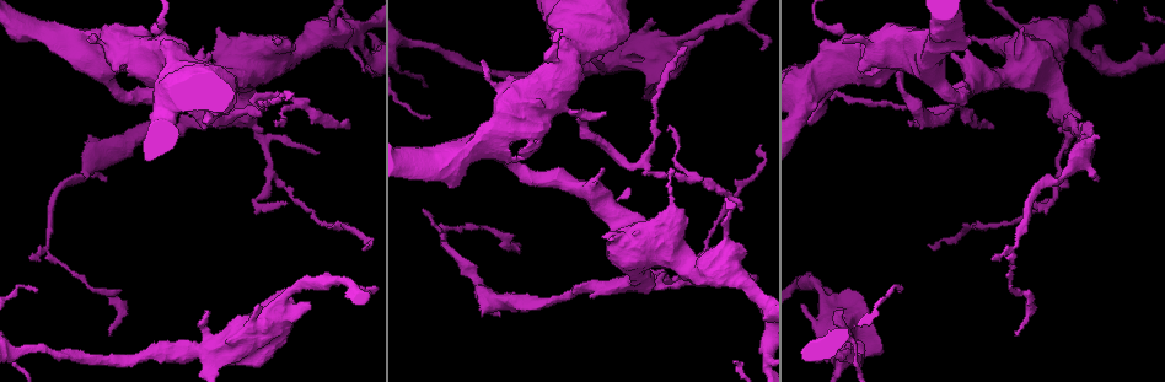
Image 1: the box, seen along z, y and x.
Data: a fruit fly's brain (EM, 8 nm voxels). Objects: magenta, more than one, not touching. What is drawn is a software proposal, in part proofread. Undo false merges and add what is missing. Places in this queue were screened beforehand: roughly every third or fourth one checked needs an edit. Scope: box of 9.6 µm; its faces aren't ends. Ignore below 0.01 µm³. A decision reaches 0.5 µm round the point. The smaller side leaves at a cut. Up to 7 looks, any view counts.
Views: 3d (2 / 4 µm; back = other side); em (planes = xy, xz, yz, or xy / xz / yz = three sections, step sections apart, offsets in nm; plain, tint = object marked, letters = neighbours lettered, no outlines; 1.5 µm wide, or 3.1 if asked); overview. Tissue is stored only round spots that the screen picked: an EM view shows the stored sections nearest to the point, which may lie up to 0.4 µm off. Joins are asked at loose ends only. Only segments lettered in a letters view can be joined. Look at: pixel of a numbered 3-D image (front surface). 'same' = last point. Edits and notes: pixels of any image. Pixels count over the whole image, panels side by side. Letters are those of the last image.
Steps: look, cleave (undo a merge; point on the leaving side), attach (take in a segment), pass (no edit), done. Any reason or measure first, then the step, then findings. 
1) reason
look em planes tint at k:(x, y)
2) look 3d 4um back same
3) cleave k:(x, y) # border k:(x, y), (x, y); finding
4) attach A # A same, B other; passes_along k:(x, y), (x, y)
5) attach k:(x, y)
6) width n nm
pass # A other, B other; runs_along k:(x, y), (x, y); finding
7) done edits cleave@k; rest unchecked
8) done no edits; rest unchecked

thin neck
look 3d 2um at 1:(692, 176)

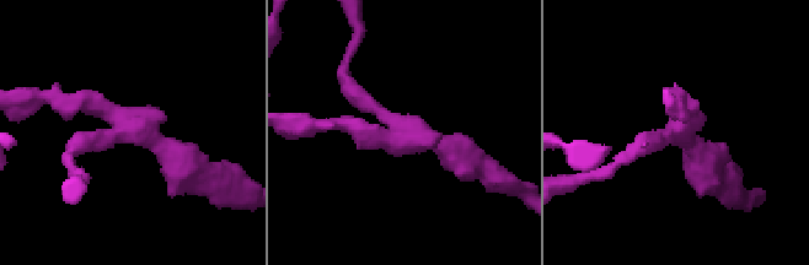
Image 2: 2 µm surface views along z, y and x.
look em planes letters at 2:(680, 125)

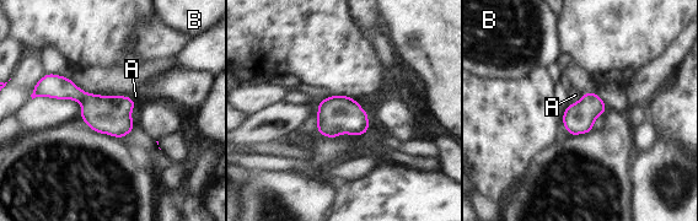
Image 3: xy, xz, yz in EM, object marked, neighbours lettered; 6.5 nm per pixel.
pass # A other, B other; runs_along 3:(39, 87), (69, 90), (130, 125); continuous, no second neuron

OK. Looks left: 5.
end of a long branch
look 3d 2um back at 1:(292, 93)

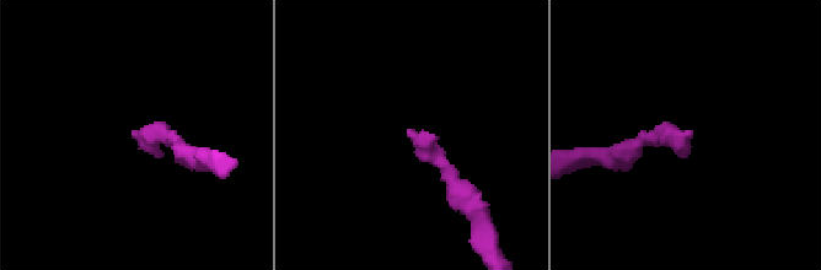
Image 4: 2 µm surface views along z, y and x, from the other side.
look em planes letters at 4:(411, 131)

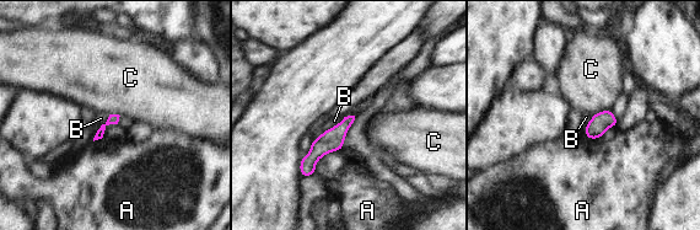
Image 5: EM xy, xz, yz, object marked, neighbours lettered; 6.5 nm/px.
pass # A other, B other, C other; runs_along 5:(350, 118), (308, 161), (303, 174); none of them fits

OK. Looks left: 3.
free end
look em planes plain at 1:(761, 145)

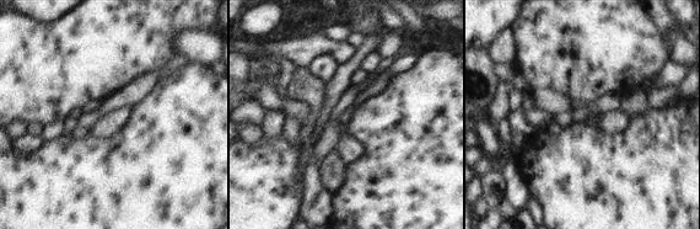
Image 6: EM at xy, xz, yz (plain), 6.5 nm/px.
look em planes letters same

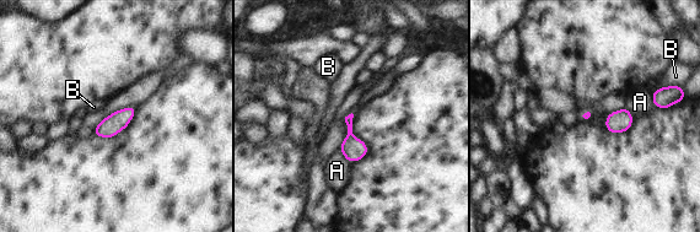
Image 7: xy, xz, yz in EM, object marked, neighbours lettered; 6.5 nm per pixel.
pass # A other, B other; border 7:(339, 149), (343, 156), (351, 162); none of them fits

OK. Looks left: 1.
done no edits; rest unchecked

